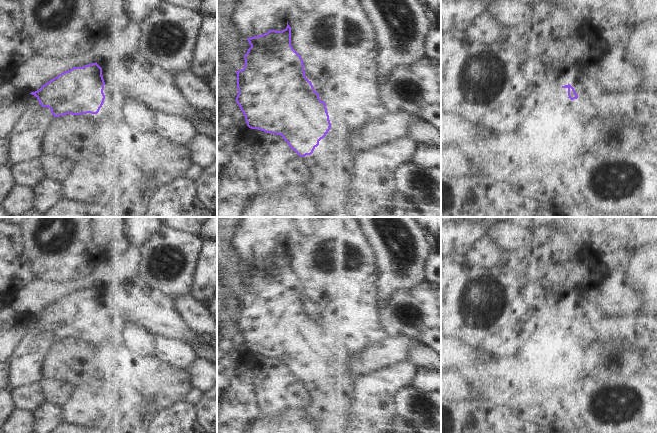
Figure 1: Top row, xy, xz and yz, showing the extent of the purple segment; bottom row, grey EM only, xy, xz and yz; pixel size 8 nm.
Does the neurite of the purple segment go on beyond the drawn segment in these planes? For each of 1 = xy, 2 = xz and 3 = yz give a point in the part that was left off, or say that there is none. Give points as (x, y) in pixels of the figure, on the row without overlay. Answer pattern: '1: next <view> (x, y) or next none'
1: next xy (111, 334)
2: next xz (330, 388)
3: next yz (639, 332)

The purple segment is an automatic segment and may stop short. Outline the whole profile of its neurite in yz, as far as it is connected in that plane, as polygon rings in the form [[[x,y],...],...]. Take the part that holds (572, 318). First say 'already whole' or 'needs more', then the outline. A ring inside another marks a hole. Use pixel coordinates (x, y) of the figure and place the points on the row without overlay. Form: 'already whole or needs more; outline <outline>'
needs more; outline [[[570,308],[562,312],[568,313],[568,322],[577,324],[575,339],[583,349],[611,341],[626,343],[657,376],[657,316],[611,314],[578,320]]]

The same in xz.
needs more; outline [[[288,249],[282,255],[269,254],[267,257],[259,260],[254,260],[247,262],[251,271],[248,276],[244,279],[245,288],[241,294],[236,295],[237,298],[237,312],[238,319],[236,321],[236,326],[239,329],[241,335],[245,340],[247,350],[251,353],[258,353],[266,357],[278,358],[283,361],[283,363],[288,367],[290,372],[294,374],[300,381],[303,382],[303,386],[310,397],[310,403],[306,408],[306,413],[309,418],[311,418],[317,425],[318,433],[338,433],[339,430],[342,433],[346,433],[348,430],[349,417],[350,417],[350,404],[351,404],[351,394],[353,393],[354,385],[356,380],[349,376],[349,367],[347,366],[347,358],[342,352],[331,353],[331,347],[329,344],[329,339],[326,332],[326,327],[321,325],[319,318],[314,314],[314,311],[305,300],[304,288],[301,280],[293,273],[291,270],[291,251]]]

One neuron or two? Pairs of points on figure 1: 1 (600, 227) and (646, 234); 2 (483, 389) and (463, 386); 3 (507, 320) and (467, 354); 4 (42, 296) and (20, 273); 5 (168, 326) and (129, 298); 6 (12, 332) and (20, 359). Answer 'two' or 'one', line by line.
1: one
2: one
3: two
4: two
5: one
6: two

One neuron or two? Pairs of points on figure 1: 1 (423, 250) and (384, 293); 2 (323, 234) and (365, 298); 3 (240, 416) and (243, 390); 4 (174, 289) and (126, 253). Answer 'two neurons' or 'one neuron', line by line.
1: one neuron
2: one neuron
3: one neuron
4: two neurons

